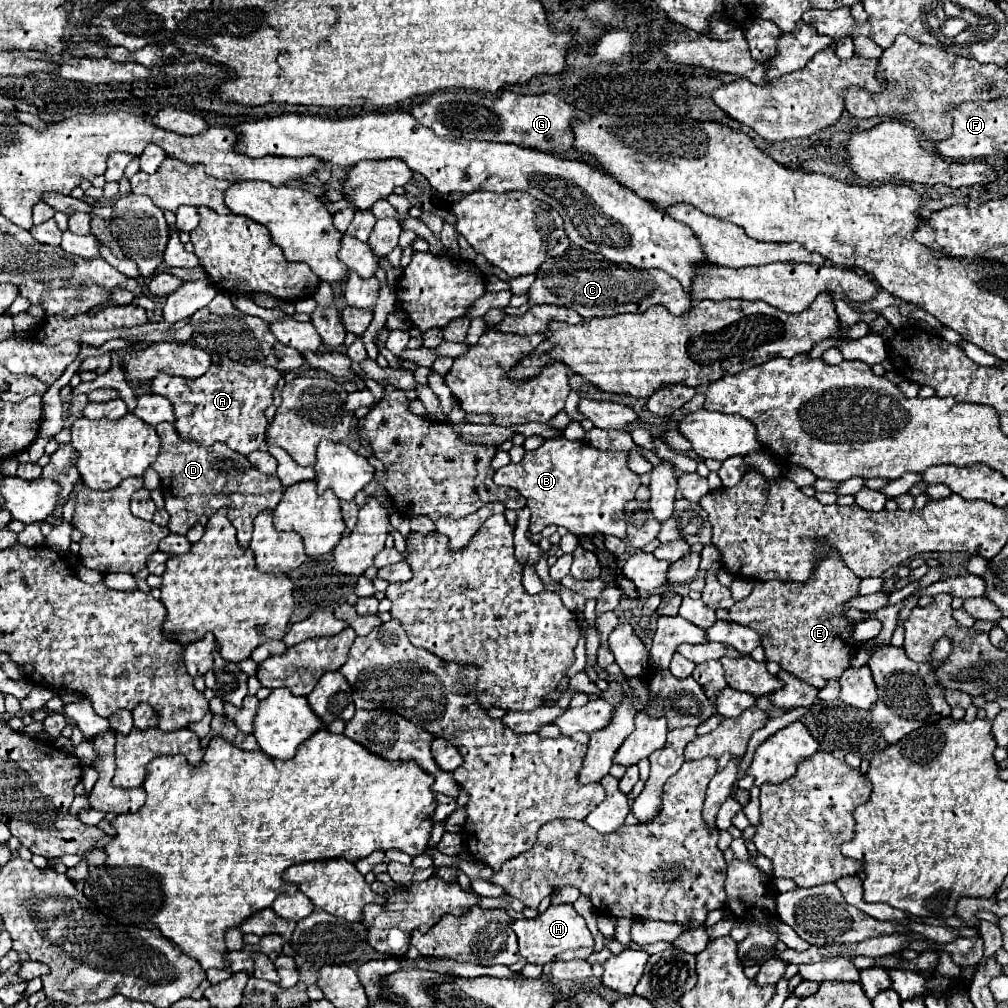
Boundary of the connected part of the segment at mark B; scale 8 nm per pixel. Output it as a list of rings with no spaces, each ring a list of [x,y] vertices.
[[[565,437],[547,439],[539,449],[527,451],[519,463],[509,463],[497,469],[497,477],[493,477],[495,485],[513,487],[525,499],[531,509],[531,527],[533,535],[541,533],[547,525],[563,525],[569,533],[587,535],[587,533],[603,533],[625,539],[625,503],[635,497],[641,481],[639,475],[627,467],[627,453],[623,451],[599,451],[591,447],[587,441],[569,441]]]

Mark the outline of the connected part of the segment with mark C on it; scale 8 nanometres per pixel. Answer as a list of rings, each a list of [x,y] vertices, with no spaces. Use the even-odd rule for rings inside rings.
[[[569,249],[541,265],[537,279],[529,289],[529,303],[549,303],[575,309],[583,319],[611,317],[621,313],[643,313],[651,305],[663,305],[673,315],[687,315],[691,299],[685,295],[681,283],[659,269],[633,269],[629,263],[613,263],[601,253],[585,253],[585,249]]]

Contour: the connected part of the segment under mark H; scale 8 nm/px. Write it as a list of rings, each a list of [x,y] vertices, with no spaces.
[[[551,905],[545,913],[537,915],[535,919],[511,921],[511,929],[515,931],[519,939],[521,957],[527,959],[529,963],[545,965],[545,963],[555,961],[555,957],[563,951],[579,949],[579,947],[593,947],[591,931],[587,929],[585,919],[573,909],[573,905]]]

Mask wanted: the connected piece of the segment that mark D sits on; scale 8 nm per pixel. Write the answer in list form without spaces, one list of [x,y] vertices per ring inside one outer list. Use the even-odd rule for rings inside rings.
[[[161,423],[155,429],[161,439],[161,451],[151,467],[161,477],[161,491],[165,497],[165,509],[169,513],[169,531],[185,535],[201,515],[213,515],[217,509],[225,507],[229,511],[229,521],[237,529],[239,545],[243,549],[249,547],[253,519],[267,509],[273,511],[283,497],[285,487],[279,477],[257,471],[253,465],[249,465],[247,457],[231,451],[223,443],[201,447],[189,439],[181,439],[171,423]]]

